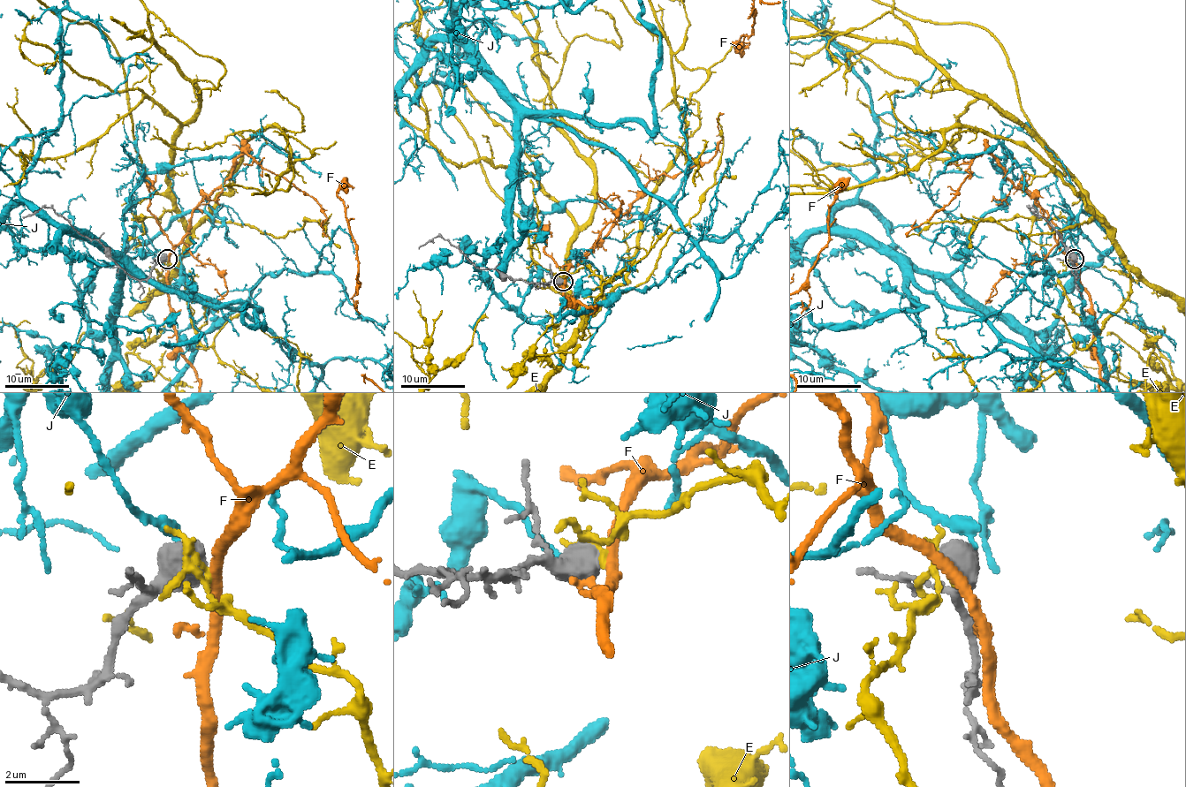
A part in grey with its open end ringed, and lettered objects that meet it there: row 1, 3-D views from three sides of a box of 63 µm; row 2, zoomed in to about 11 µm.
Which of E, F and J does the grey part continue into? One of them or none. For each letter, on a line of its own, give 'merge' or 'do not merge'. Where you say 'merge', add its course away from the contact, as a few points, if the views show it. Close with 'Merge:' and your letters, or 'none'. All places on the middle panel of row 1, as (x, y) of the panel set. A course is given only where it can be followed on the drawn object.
E: do not merge
F: do not merge
J: do not merge
Merge: none

